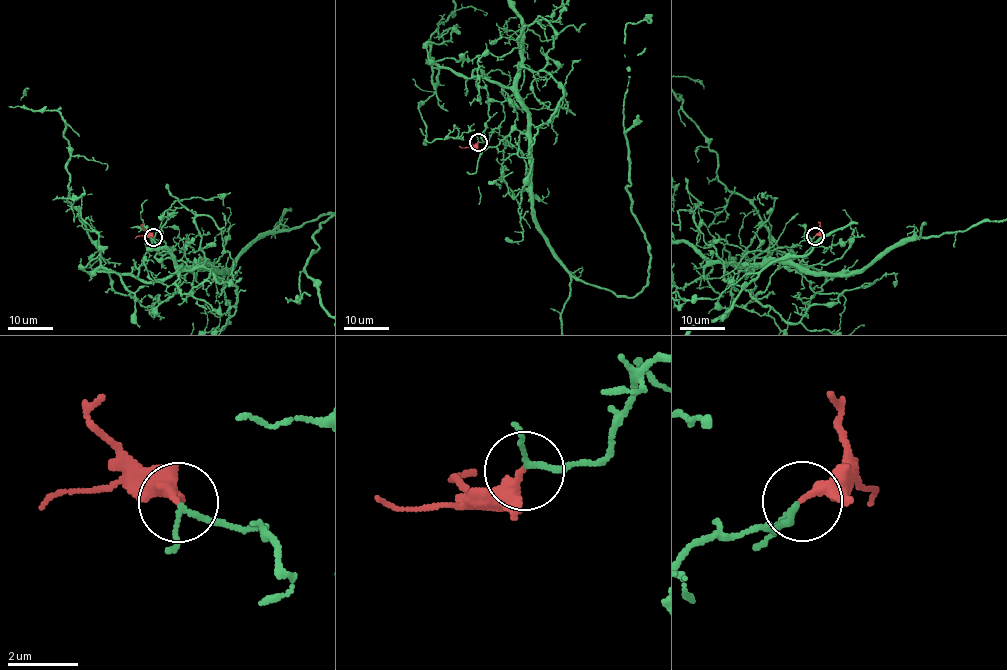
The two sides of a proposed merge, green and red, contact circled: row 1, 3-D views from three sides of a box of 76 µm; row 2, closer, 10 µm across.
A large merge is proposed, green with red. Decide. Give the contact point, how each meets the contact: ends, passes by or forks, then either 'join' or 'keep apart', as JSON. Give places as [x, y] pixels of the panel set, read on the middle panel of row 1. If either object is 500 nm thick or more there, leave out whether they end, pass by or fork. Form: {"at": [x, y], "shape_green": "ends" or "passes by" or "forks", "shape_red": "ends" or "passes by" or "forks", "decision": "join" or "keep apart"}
{"at": [478, 142], "shape_green": "passes by", "shape_red": "ends", "decision": "join"}

